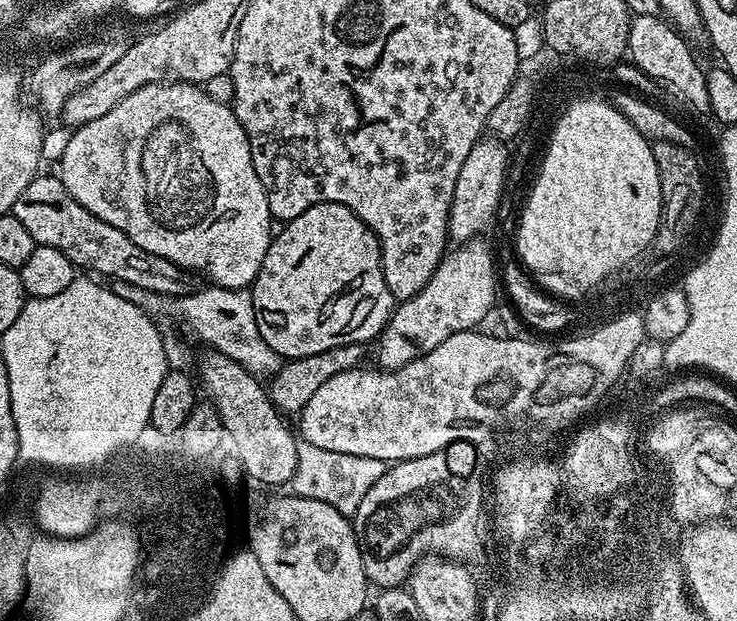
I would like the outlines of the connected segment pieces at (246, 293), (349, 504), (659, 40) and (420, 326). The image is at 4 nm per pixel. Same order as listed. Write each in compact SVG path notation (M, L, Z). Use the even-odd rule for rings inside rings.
M115 281L113 292L128 302L134 302L147 316L170 324L174 318L180 318L200 340L206 342L209 349L226 354L240 366L258 378L270 378L283 366L282 356L263 341L258 331L257 318L254 315L254 304L251 289L220 288L216 285L197 289L188 296L158 295L156 291L142 290L129 283Z
M299 441L298 466L290 481L293 495L314 498L334 506L343 516L355 517L358 506L362 504L366 493L384 474L387 463L380 459L364 458L362 455L340 454L337 451L324 450L313 443Z
M633 15L628 31L628 52L631 63L643 70L650 79L665 89L673 88L686 103L698 111L709 111L710 94L707 93L705 69L700 69L689 41L667 19L655 16Z
M484 238L463 241L445 255L430 282L418 295L397 303L388 325L381 330L376 348L376 360L381 369L406 366L422 354L434 350L450 334L470 332L481 327L488 311L496 304L498 290L498 262Z

